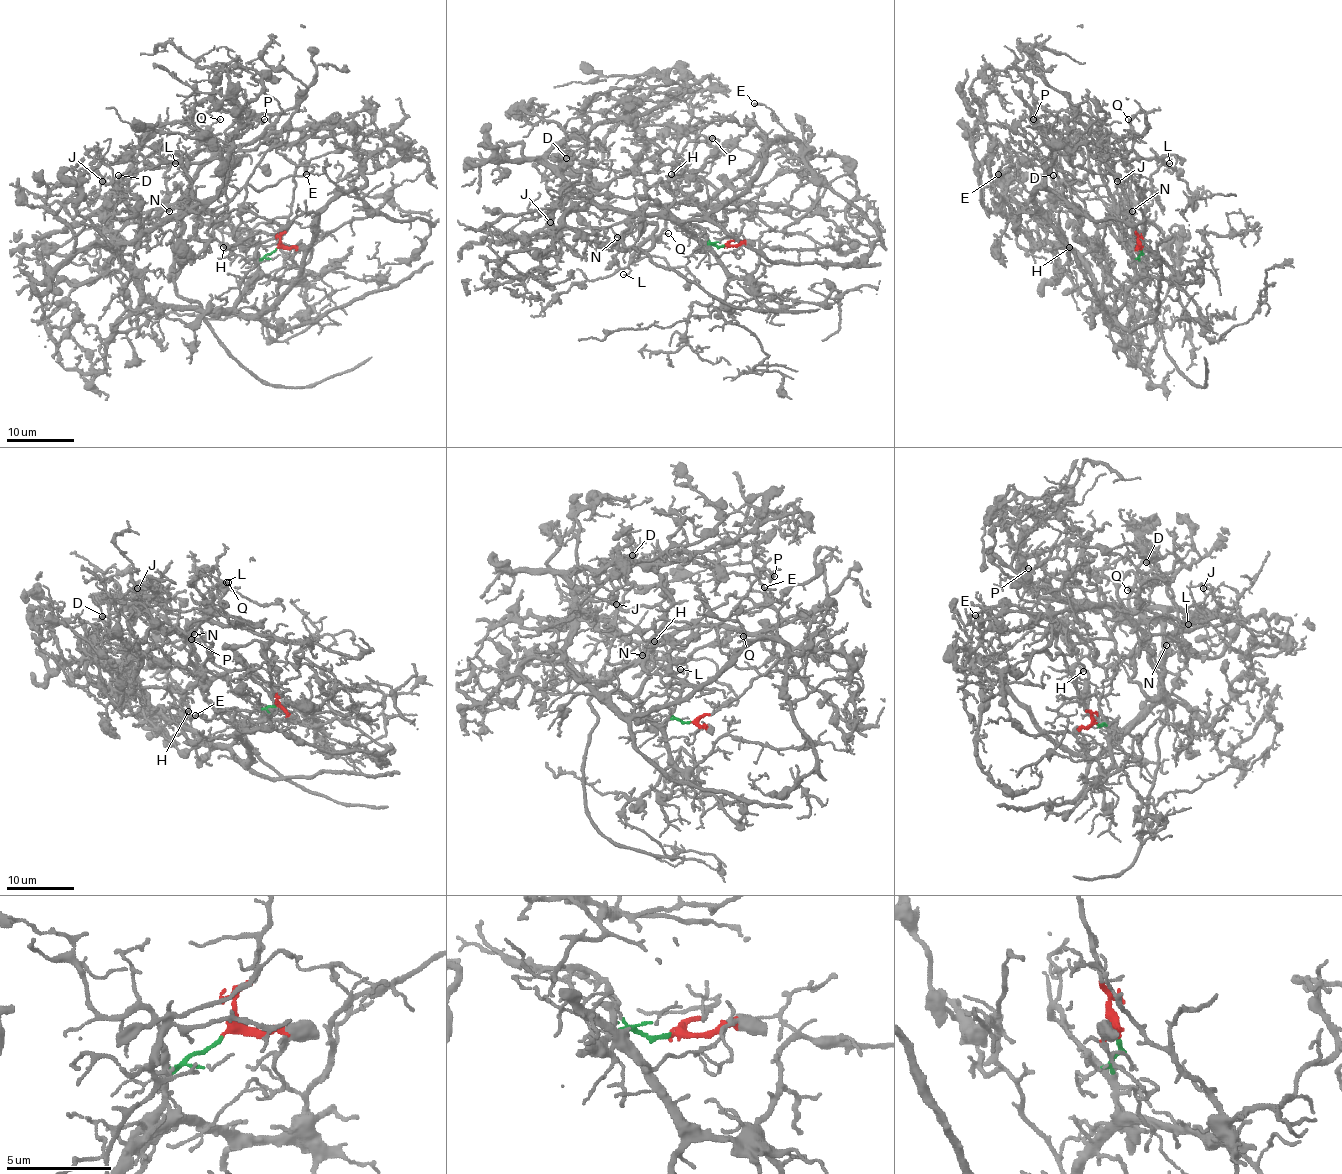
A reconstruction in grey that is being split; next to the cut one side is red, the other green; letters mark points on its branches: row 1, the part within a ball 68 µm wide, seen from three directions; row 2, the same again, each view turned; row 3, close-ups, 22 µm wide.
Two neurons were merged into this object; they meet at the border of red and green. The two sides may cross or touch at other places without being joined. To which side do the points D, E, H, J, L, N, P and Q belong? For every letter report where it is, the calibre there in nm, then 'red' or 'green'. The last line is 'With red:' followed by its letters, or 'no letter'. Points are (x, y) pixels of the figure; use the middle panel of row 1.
D: (566, 158) | 130 nm | green
E: (754, 103) | 140 nm | green
H: (671, 174) | 130 nm | green
J: (550, 222) | 150 nm | green
L: (623, 274) | 100 nm | red
N: (617, 237) | 190 nm | red
P: (712, 138) | 190 nm | red
Q: (668, 233) | 90 nm | red
With red: L, N, P, Q

